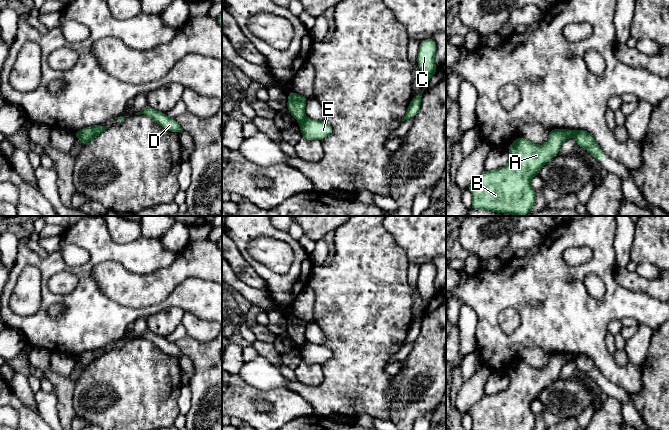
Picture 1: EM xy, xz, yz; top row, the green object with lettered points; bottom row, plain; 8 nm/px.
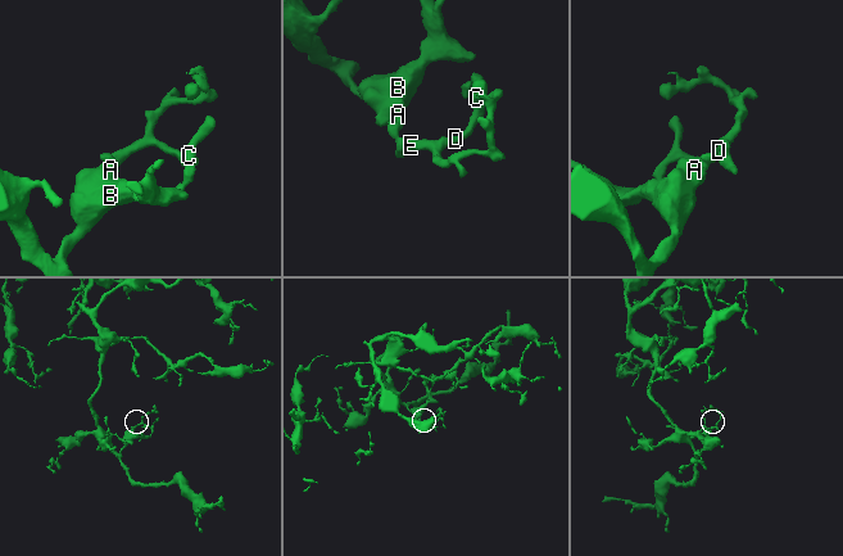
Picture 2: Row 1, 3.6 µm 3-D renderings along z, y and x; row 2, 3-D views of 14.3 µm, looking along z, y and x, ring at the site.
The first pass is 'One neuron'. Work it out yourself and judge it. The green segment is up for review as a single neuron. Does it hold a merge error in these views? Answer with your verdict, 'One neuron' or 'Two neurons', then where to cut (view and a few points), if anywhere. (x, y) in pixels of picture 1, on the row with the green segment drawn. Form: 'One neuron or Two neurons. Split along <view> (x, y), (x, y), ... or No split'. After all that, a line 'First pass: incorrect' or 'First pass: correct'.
Two neurons. Split along xz (306, 118), (300, 123)
First pass: incorrect

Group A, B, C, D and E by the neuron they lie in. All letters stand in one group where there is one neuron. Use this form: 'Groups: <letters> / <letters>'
Groups: A B / C D E

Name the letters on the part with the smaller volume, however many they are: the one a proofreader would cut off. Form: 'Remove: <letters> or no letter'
Remove: C, D, E

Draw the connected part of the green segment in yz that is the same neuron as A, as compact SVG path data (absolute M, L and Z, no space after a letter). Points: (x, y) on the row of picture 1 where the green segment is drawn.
M552 129L546 143L538 146L531 141L518 137L509 147L509 163L496 170L485 170L467 188L472 194L472 210L492 210L498 213L517 216L531 212L536 201L535 190L531 179L538 175L540 168L558 155L561 144L574 137L575 131L570 129Z

